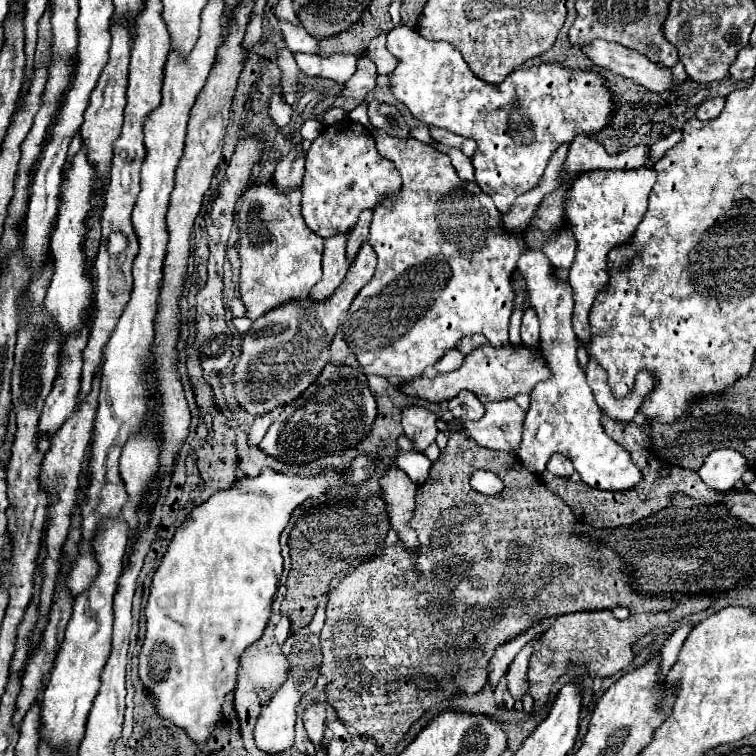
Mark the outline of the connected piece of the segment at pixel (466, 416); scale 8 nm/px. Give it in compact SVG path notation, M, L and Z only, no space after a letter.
M464 390L456 398L452 398L448 402L448 410L462 424L464 422L472 422L472 420L480 420L484 416L484 404L470 390Z

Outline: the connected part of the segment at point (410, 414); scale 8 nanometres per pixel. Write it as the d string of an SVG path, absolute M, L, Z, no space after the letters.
M406 406L402 408L402 428L404 434L416 444L418 452L430 446L436 440L436 414L426 410L424 406Z

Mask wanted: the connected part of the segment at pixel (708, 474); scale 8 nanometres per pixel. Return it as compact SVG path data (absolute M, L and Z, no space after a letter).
M722 448L708 454L698 474L710 488L730 490L740 482L746 470L748 470L748 462L740 452L732 448Z

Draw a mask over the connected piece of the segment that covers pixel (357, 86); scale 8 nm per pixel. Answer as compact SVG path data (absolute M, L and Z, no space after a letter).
M360 56L358 58L358 70L354 72L354 76L344 84L340 96L346 100L354 100L354 102L364 102L366 94L370 90L374 90L376 86L376 66L368 56Z

